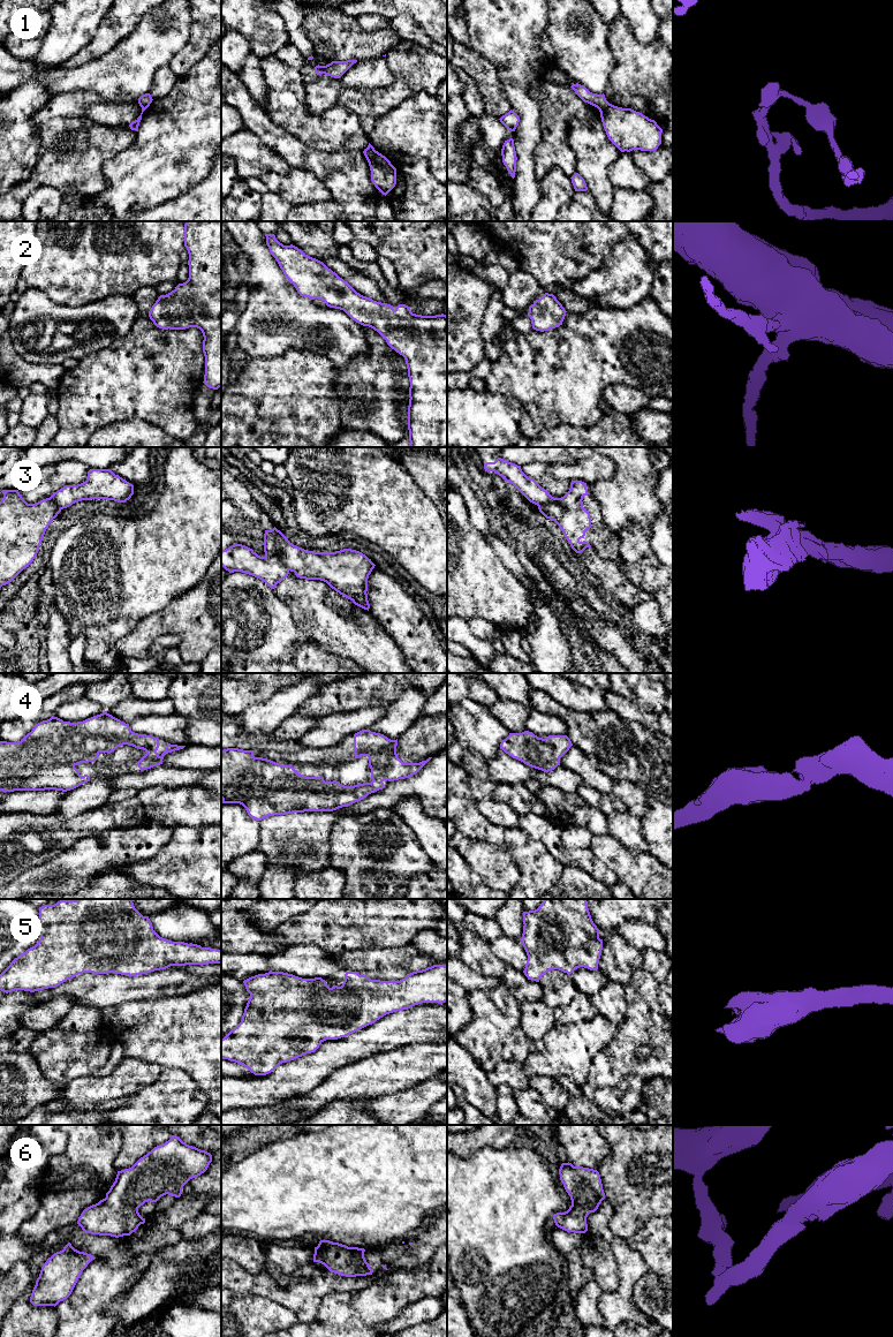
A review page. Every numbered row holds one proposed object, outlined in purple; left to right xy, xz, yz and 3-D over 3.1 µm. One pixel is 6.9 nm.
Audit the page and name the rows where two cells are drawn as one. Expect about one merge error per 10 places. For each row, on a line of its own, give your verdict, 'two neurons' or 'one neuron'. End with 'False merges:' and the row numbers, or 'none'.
1: one neuron
2: one neuron
3: two neurons
4: one neuron
5: one neuron
6: one neuron
False merges: 3

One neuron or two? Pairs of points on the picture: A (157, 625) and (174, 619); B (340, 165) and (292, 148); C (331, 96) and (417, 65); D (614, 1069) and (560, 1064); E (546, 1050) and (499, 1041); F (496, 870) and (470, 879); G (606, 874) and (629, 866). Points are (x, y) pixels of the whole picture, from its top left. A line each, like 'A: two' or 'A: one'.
A: one
B: one
C: one
D: two
E: two
F: two
G: two

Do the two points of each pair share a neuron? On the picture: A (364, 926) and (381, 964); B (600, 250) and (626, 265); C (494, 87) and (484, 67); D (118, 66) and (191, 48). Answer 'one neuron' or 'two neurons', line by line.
A: two neurons
B: two neurons
C: one neuron
D: two neurons

